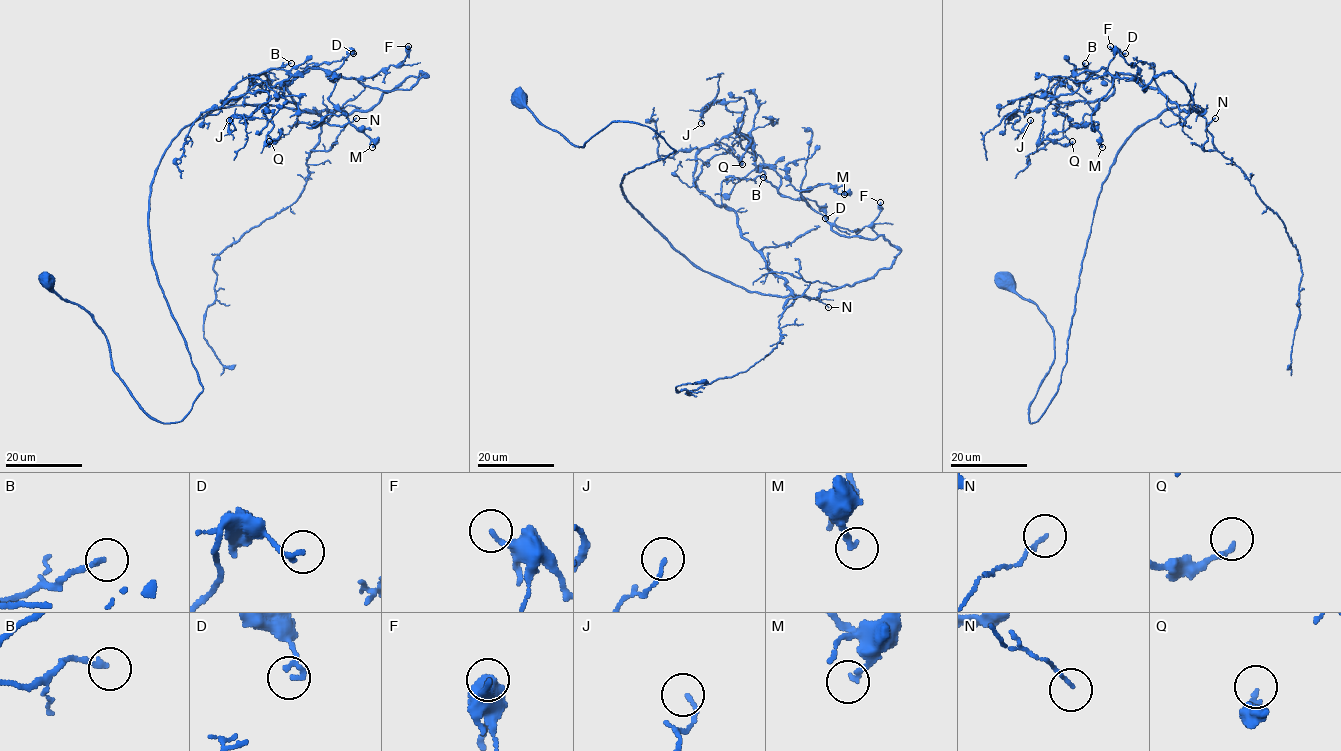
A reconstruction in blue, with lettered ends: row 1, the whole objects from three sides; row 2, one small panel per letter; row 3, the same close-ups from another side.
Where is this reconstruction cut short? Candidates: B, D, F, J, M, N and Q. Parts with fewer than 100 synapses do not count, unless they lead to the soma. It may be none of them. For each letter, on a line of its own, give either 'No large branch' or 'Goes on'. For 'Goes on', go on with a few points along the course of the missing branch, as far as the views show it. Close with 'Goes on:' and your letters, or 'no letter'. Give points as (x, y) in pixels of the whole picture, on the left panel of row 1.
B: No large branch
D: No large branch
F: No large branch
J: No large branch
M: No large branch
N: No large branch
Q: No large branch
Goes on: no letter

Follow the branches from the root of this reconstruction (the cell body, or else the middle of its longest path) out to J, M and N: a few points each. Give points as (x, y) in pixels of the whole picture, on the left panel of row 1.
J: (45, 278), (179, 422), (203, 385), (151, 256), (160, 158), (214, 109), (318, 113), (260, 73), (229, 120)
M: (45, 278), (179, 422), (165, 149), (424, 72), (335, 81), (372, 147)
N: (45, 278), (179, 422), (203, 385), (151, 256), (165, 149), (235, 105), (320, 114), (317, 151), (356, 118)

